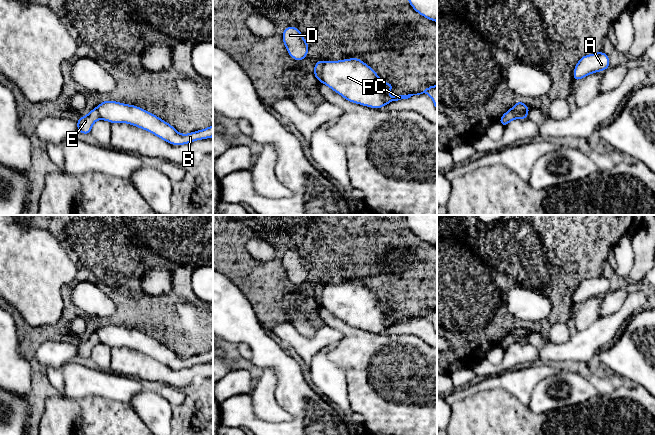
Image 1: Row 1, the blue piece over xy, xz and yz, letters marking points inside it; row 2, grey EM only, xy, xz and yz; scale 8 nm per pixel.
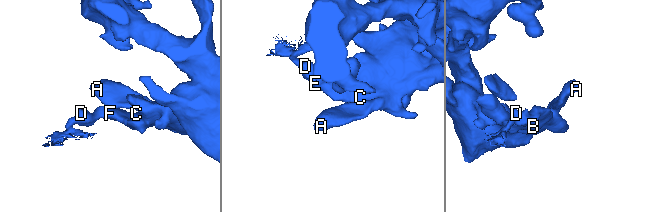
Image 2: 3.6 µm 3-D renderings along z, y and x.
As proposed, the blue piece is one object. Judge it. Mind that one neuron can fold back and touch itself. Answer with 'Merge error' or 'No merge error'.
Merge error

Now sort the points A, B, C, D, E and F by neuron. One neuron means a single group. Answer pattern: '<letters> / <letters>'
A B C F / D E

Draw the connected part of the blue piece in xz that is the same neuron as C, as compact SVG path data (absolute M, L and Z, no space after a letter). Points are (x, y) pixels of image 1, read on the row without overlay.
M360 282L326 285L321 295L321 307L349 326L375 333L425 317L432 322L437 335L437 309L431 309L421 317L389 321L388 316L394 312L394 308L383 305Z

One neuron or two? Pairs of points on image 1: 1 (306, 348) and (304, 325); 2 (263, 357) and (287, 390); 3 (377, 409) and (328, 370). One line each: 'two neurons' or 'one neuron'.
1: two neurons
2: one neuron
3: two neurons

